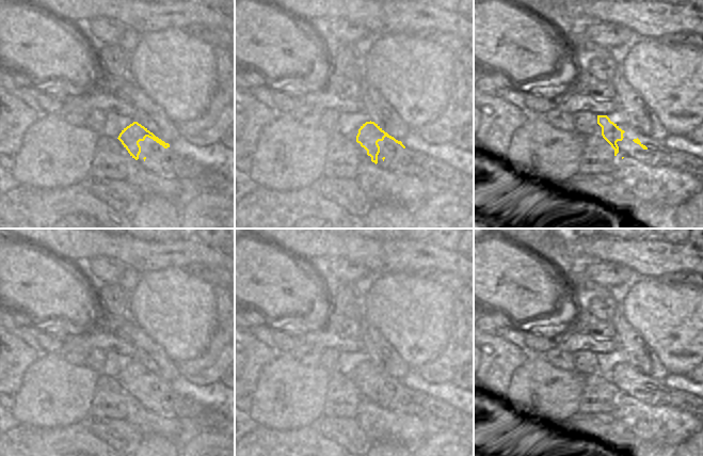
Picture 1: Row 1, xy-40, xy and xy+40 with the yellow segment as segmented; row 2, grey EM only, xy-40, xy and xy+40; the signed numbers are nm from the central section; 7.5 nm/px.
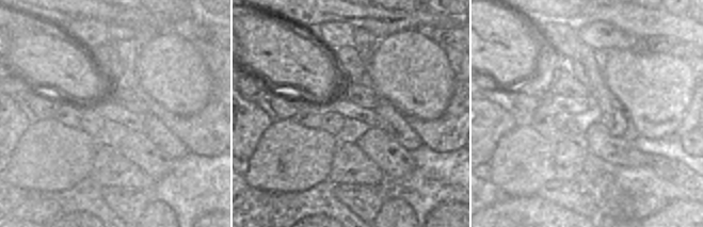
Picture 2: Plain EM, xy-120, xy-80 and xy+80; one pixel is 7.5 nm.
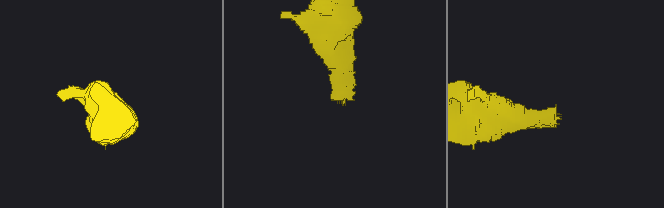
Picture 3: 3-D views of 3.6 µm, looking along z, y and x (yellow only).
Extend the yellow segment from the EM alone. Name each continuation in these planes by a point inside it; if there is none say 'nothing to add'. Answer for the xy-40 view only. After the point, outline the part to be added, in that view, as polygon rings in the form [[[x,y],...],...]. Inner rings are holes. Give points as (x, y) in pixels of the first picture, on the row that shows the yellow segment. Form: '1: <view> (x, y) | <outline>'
nothing to add

